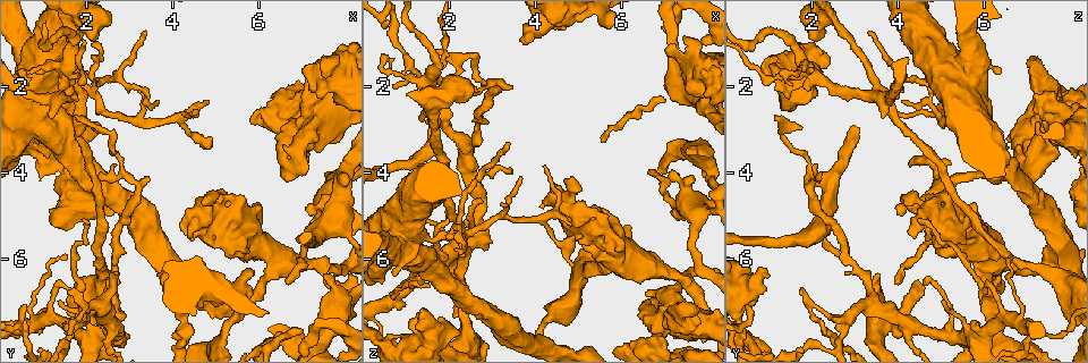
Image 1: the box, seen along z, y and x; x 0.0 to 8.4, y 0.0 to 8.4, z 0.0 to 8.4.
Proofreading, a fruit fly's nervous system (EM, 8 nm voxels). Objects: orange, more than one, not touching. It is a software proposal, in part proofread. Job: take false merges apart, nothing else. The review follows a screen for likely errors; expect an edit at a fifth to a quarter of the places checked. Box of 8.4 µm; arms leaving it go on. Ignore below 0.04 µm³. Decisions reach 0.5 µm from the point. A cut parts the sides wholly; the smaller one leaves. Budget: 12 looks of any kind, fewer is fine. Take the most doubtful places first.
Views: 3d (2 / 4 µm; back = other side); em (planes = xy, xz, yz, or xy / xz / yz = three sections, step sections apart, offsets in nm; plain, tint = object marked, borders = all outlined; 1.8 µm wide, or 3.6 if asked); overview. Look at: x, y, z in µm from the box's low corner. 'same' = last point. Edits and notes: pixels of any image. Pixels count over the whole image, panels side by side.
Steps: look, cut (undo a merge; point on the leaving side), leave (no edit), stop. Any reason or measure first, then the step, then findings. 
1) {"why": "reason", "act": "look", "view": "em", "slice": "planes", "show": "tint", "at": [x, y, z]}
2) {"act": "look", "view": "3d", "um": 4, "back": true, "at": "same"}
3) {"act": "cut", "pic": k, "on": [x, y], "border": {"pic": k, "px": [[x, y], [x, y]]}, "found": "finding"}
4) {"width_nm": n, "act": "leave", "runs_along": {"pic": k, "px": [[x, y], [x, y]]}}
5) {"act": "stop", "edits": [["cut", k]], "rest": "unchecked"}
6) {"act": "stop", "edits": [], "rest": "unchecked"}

{"why": "four arms meet", "act": "look", "view": "3d", "um": 4, "at": [1.80, 2.25, 3.65]}

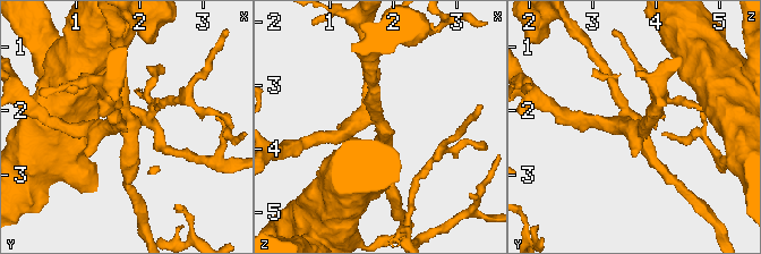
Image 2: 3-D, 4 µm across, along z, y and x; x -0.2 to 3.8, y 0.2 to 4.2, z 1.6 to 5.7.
{"arms": 4, "why": "now the EM", "act": "look", "view": "em", "slice": "xy", "step": 16, "show": "tint", "at": [1.80, 2.25, 3.65]}

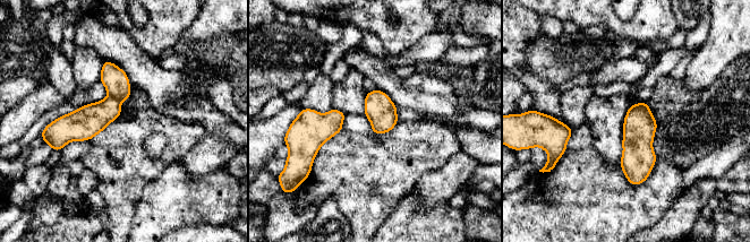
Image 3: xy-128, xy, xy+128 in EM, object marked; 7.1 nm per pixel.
{"width_nm": 90, "act": "cut", "pic": 3, "on": [91, 119], "border": {"pic": 3, "px": [[108, 94], [120, 103]]}, "found": "a second cell is stuck on"}

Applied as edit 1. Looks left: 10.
{"why": "sudden change in width", "act": "look", "view": "em", "slice": "planes", "show": "tint", "at": [2.00, 2.05, 5.40]}

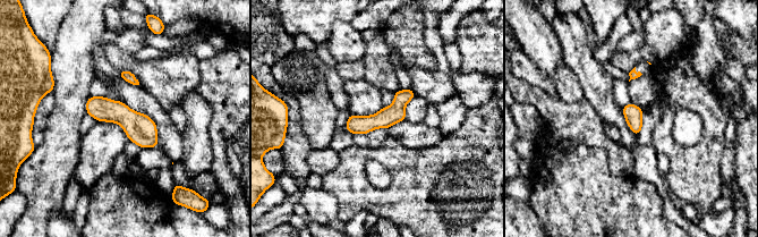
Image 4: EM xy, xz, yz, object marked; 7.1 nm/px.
{"width_nm": 130, "act": "leave", "runs_along": {"pic": 4, "px": [[90, 101], [121, 113], [154, 144]]}, "found": "continuous, no second cell"}

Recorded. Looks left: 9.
{"why": "abrupt turn", "act": "look", "view": "3d", "um": 4, "back": true, "at": [7.15, 3.00, 7.10]}

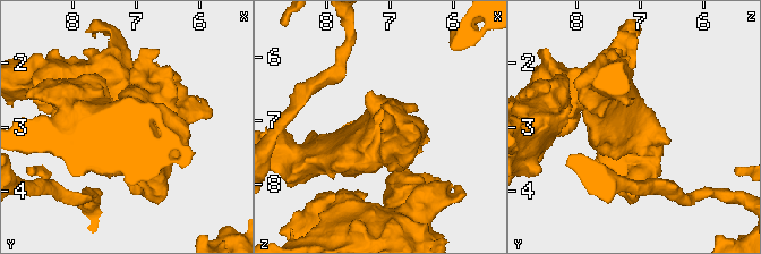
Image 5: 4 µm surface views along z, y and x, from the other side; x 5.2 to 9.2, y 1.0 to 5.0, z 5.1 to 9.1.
{"why": "now the EM", "act": "look", "view": "em", "um": 3.6, "slice": "planes", "show": "tint", "at": [7.15, 2.95, 7.10]}

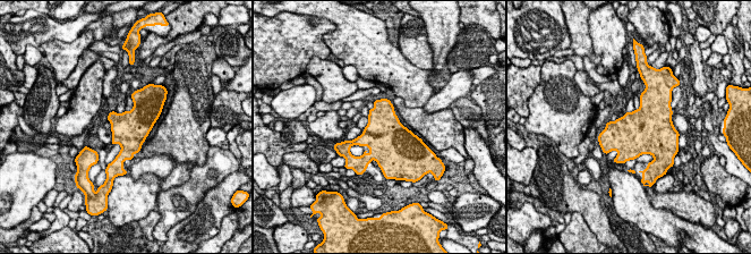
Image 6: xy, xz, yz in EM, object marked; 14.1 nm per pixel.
{"act": "leave", "found": "one cell here"}

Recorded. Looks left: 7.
{"why": "abrupt turn", "act": "look", "view": "em", "slice": "planes", "show": "borders", "at": [1.45, 7.95, 2.60]}

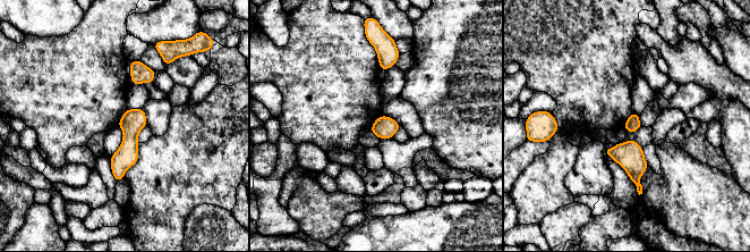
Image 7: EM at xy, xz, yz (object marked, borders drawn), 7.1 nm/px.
{"width_nm": 100, "act": "leave", "runs_along": {"pic": 7, "px": [[141, 111], [118, 177]]}, "found": "one cell here"}

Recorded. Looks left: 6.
{"why": "redraw", "act": "look", "view": "overview"}

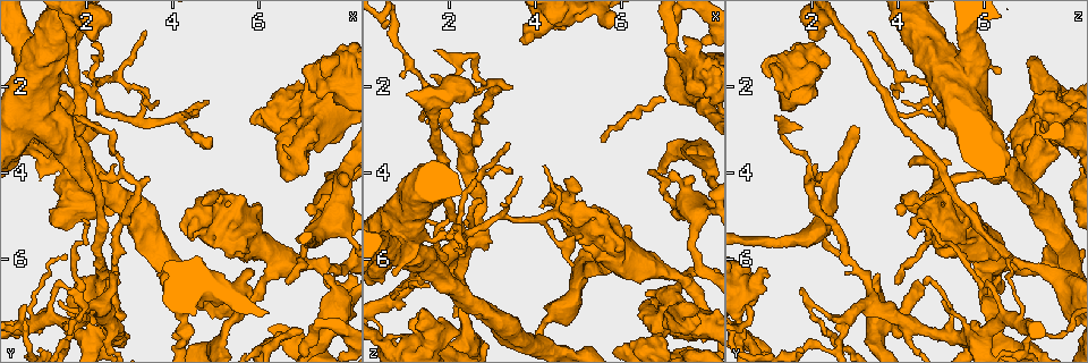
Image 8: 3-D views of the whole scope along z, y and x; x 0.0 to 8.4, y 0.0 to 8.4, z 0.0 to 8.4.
{"why": "sharp bend", "act": "look", "view": "em", "slice": "planes", "show": "plain", "at": [7.75, 1.75, 1.40]}

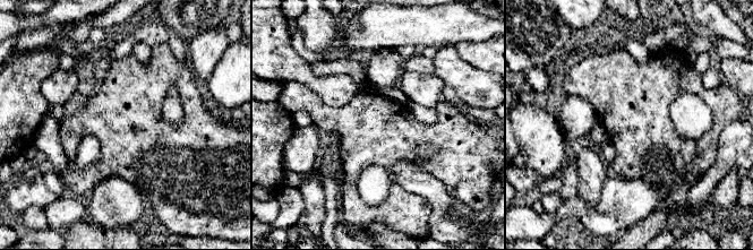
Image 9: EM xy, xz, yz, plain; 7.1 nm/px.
{"why": "with the object marked", "act": "look", "view": "em", "slice": "planes", "show": "tint", "at": "same"}

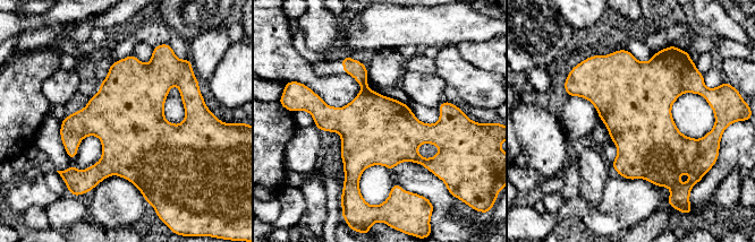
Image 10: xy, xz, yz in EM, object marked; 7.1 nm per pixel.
{"width_nm": 500, "act": "leave", "found": "continuous, no second cell"}

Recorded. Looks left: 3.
{"act": "stop", "edits": [["cut", 3]], "rest": "unchecked"}

